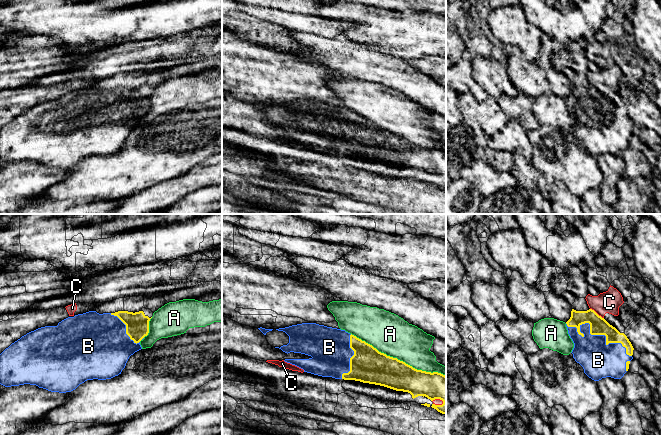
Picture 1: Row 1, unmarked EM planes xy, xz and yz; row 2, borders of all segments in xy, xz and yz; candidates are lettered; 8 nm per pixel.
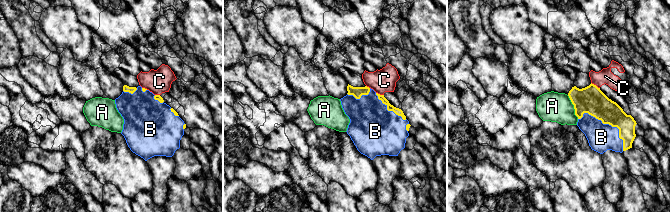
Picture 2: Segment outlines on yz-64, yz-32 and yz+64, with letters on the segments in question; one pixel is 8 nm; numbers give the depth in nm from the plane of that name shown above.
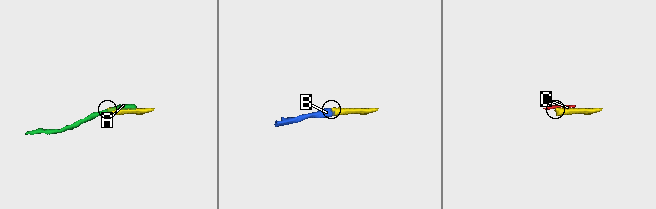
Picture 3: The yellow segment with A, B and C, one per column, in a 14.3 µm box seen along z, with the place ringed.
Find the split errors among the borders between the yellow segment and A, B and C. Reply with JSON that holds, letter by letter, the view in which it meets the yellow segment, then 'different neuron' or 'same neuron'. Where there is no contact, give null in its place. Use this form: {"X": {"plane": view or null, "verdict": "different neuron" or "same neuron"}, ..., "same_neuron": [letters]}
{"A": {"plane": "xz", "verdict": "different neuron"}, "B": {"plane": "yz", "verdict": "same neuron"}, "C": {"plane": "yz", "verdict": "different neuron"}, "same_neuron": ["B"]}

